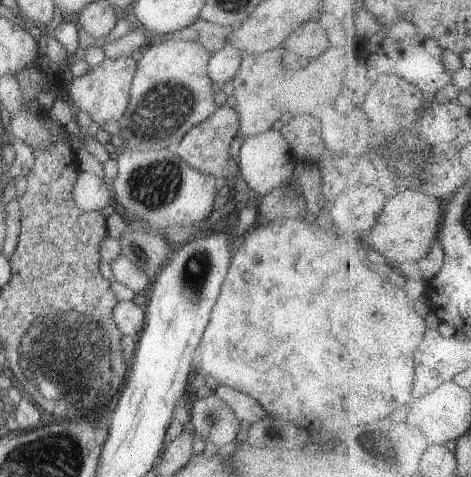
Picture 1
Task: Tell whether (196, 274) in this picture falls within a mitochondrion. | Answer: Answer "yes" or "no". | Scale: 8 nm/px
yes

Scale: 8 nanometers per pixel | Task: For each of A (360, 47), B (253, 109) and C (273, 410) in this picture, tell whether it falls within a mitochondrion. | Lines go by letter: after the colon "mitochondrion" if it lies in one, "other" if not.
A: other
B: other
C: other

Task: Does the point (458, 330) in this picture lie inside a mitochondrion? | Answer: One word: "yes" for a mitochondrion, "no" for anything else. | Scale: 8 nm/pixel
no

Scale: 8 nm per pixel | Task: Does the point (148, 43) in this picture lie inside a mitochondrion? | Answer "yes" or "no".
no

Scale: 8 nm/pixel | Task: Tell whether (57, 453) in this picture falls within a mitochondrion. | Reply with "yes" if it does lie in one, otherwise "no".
yes

